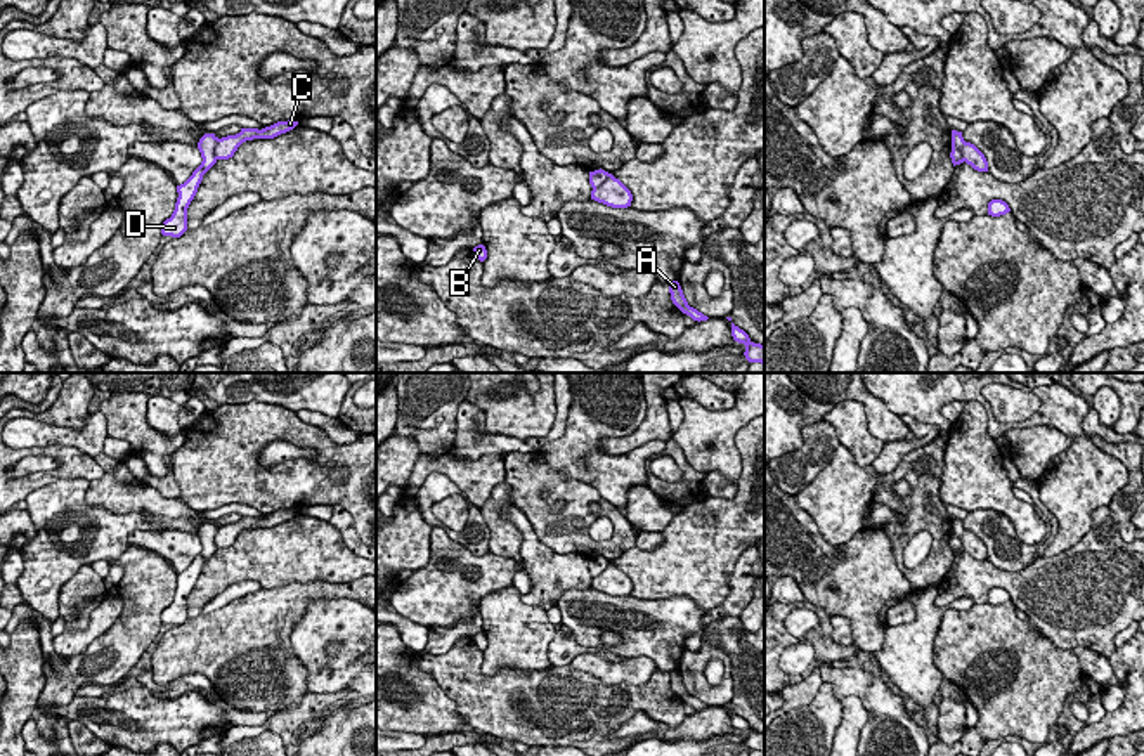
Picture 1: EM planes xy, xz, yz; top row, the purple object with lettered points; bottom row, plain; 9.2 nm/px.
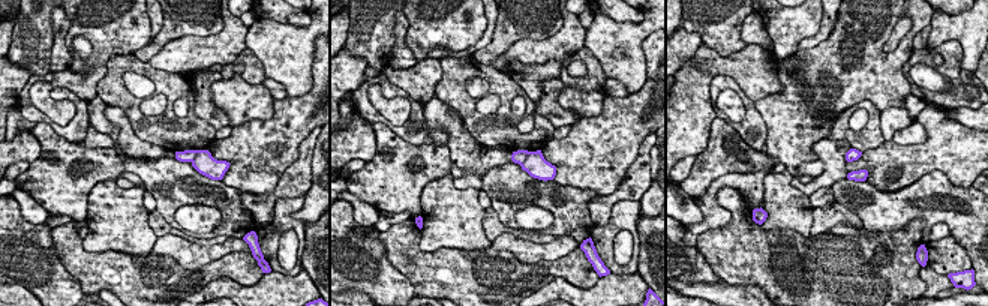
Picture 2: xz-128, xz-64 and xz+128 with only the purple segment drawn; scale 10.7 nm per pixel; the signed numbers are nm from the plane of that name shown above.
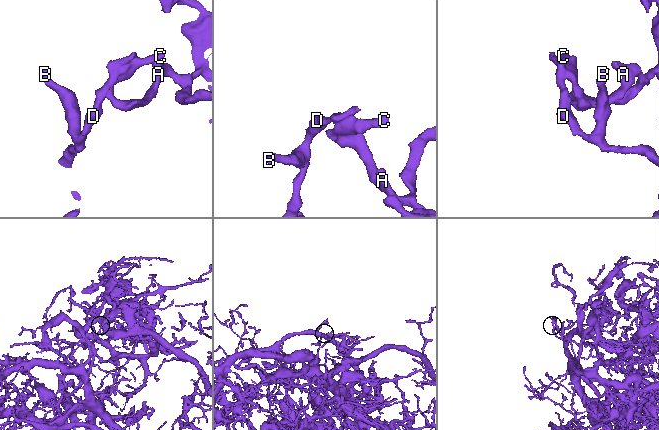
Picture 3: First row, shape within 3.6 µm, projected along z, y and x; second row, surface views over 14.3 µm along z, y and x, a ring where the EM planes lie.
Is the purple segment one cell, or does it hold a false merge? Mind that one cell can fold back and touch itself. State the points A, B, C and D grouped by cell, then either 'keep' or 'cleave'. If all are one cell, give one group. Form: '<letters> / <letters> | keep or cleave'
A C / B D | cleave

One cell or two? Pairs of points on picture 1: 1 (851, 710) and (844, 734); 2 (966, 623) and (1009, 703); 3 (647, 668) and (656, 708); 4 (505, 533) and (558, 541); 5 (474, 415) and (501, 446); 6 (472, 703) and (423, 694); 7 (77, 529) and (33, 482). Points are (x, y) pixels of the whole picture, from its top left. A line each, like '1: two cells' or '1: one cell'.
1: one cell
2: one cell
3: two cells
4: two cells
5: one cell
6: two cells
7: two cells

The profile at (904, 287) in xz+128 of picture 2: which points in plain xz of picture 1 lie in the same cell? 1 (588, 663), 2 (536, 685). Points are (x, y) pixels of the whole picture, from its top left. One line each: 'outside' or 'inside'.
1: outside
2: inside

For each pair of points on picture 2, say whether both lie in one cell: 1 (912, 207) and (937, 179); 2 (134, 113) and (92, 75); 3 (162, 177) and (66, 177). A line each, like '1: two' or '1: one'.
1: one
2: two
3: one

